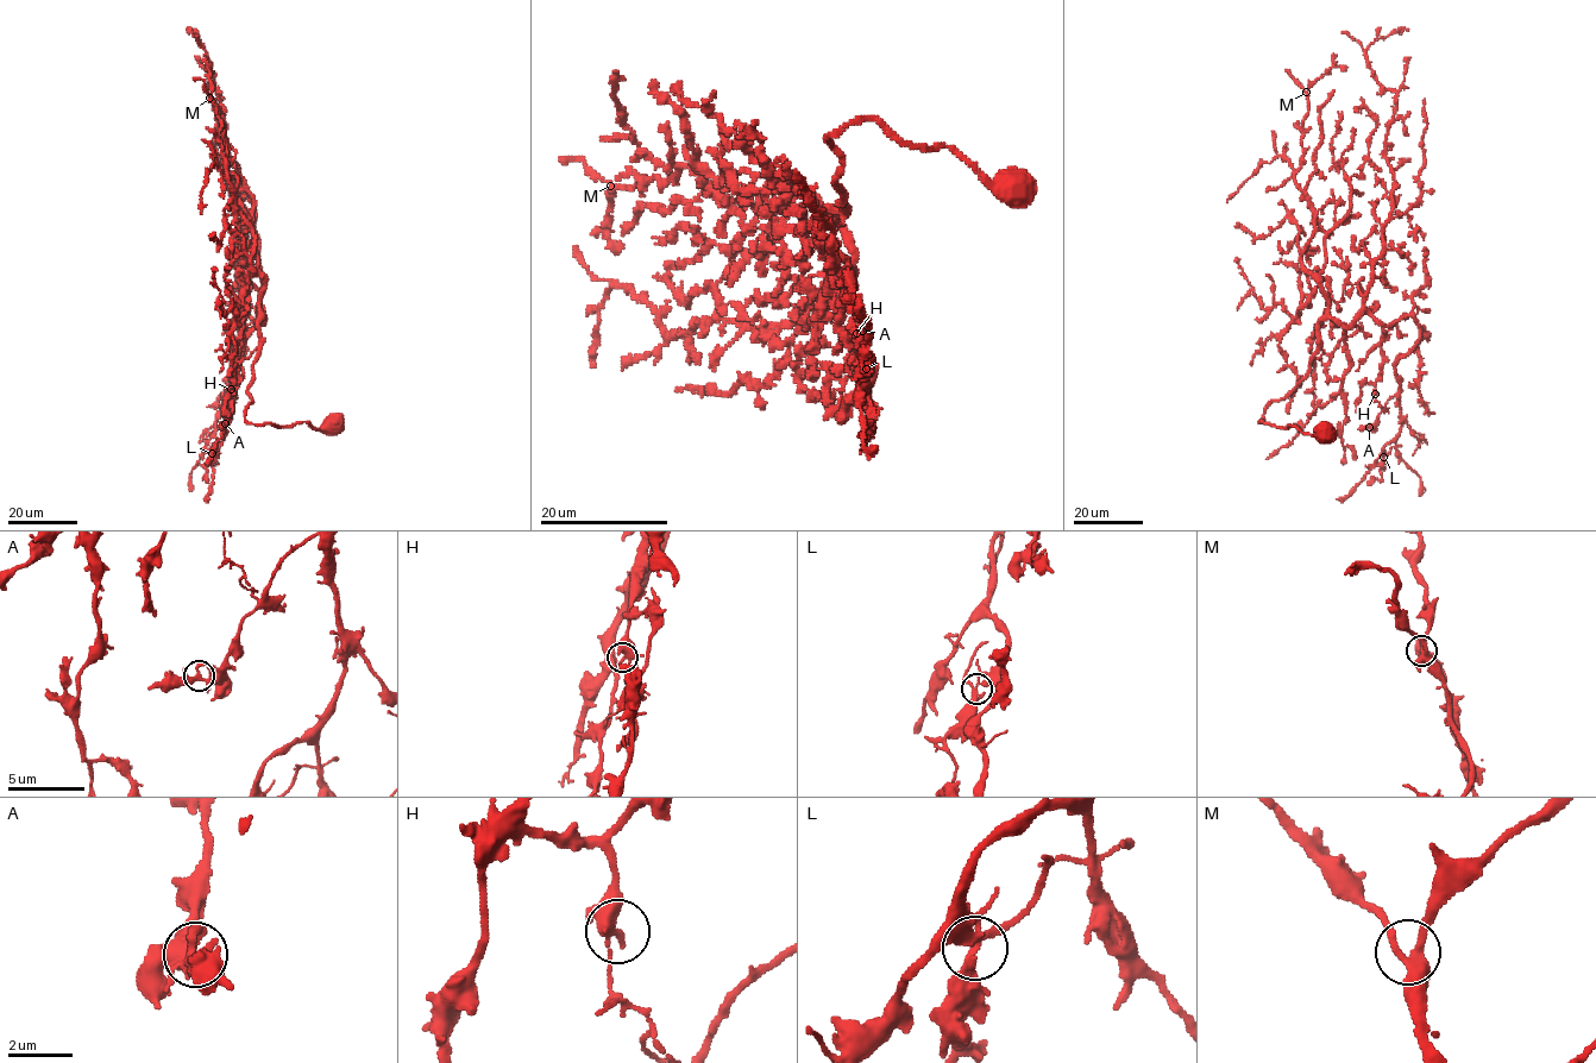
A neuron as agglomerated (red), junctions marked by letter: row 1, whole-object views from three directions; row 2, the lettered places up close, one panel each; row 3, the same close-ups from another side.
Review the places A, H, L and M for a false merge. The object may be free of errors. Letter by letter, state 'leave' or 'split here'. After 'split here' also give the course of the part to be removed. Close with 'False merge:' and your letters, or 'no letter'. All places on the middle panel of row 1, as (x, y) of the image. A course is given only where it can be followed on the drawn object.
A: leave
H: leave
L: split here; course (866, 369), (859, 370), (868, 370), (864, 369), (867, 347)
M: leave
False merge: L

